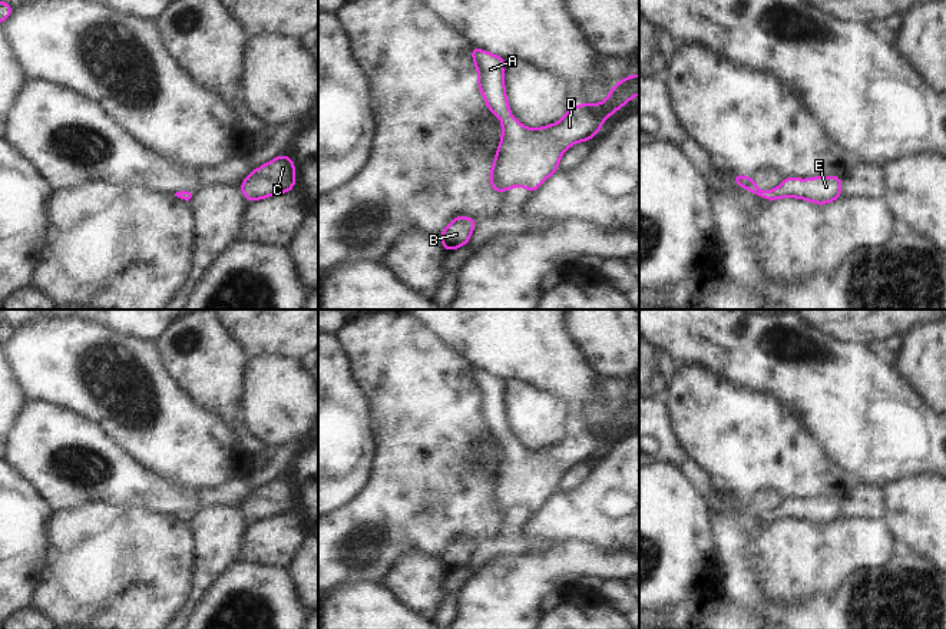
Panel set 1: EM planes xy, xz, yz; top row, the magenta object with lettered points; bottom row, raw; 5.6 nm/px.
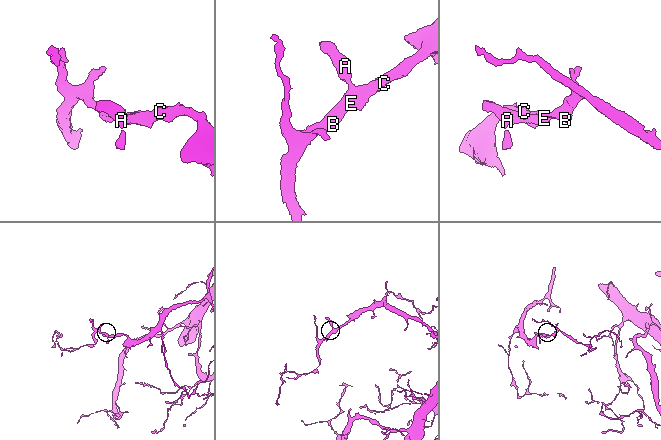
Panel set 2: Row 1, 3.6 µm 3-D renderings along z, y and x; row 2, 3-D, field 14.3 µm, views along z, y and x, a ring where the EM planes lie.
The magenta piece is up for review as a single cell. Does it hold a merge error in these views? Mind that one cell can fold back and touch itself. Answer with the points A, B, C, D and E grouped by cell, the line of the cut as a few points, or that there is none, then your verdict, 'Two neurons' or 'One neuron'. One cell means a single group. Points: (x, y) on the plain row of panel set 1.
Groups: A B C D E. No split. One neuron.

